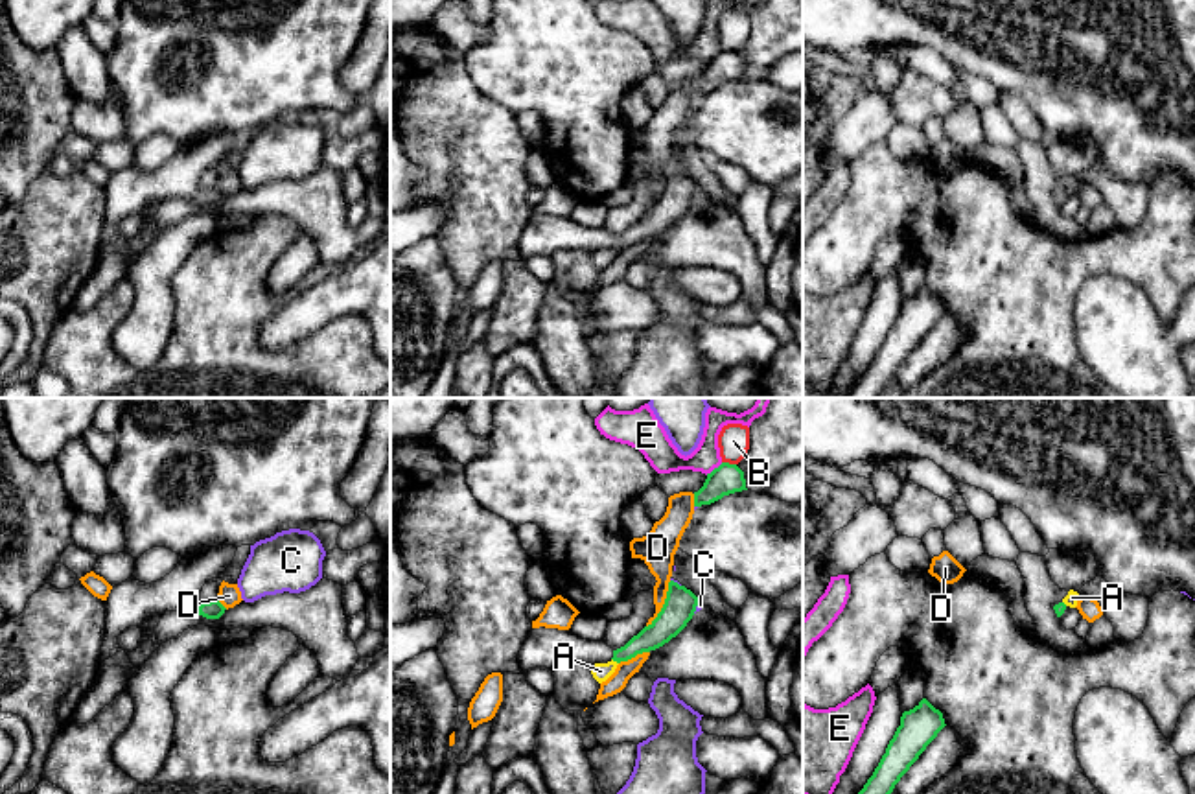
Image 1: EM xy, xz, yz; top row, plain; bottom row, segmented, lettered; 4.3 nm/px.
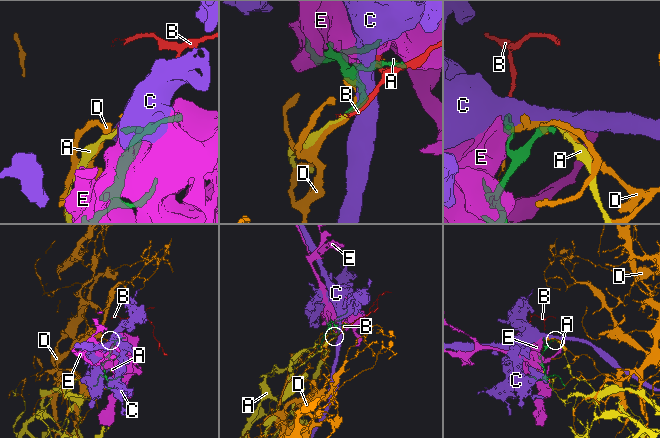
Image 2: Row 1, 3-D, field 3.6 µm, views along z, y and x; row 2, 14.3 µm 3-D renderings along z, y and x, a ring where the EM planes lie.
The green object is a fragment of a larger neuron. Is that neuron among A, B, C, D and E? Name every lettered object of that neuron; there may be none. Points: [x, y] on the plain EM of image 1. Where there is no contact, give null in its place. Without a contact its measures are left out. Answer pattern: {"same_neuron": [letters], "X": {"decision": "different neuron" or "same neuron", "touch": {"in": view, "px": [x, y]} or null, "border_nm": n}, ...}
{"same_neuron": [], "A": {"decision": "different neuron", "touch": {"in": "xz", "px": [615, 247]}, "border_nm": 40}, "B": {"decision": "different neuron", "touch": {"in": "xz", "px": [728, 50]}, "border_nm": 70}, "C": {"decision": "different neuron", "touch": {"in": "xz", "px": [696, 192]}, "border_nm": 60}, "D": {"decision": "different neuron", "touch": {"in": "xz", "px": [663, 192]}, "border_nm": 240}, "E": {"decision": "different neuron", "touch": {"in": "xz", "px": [715, 56]}, "border_nm": 90}}

